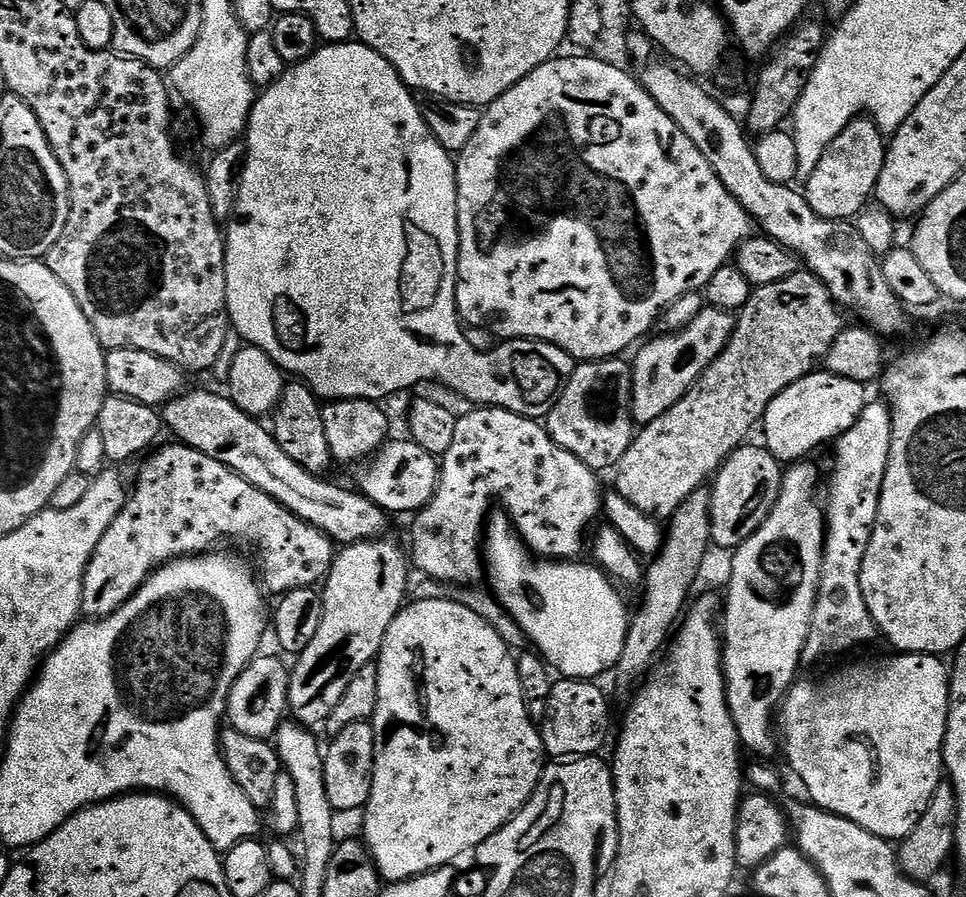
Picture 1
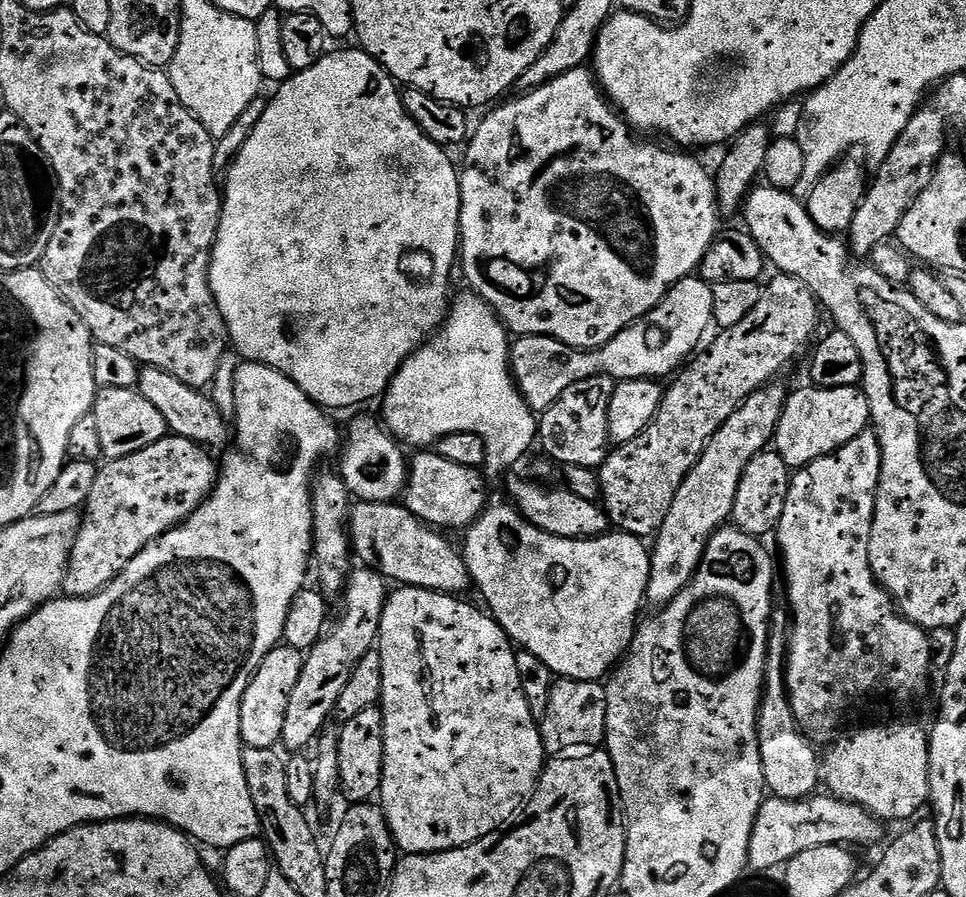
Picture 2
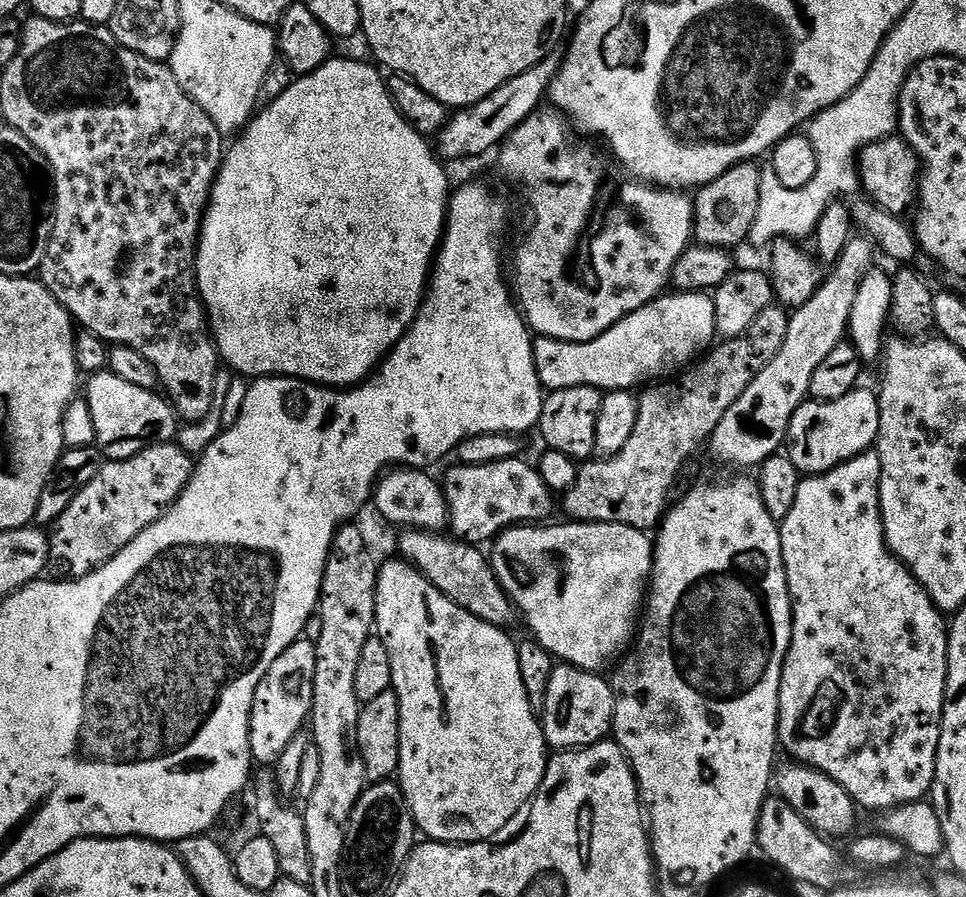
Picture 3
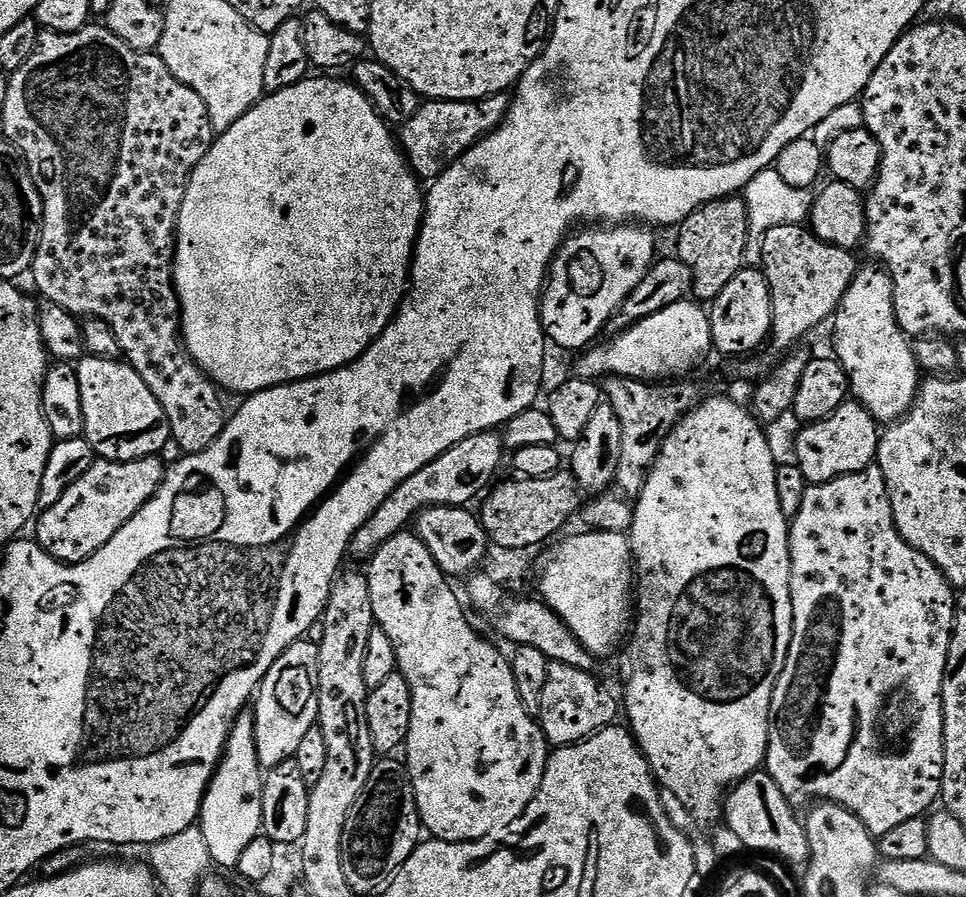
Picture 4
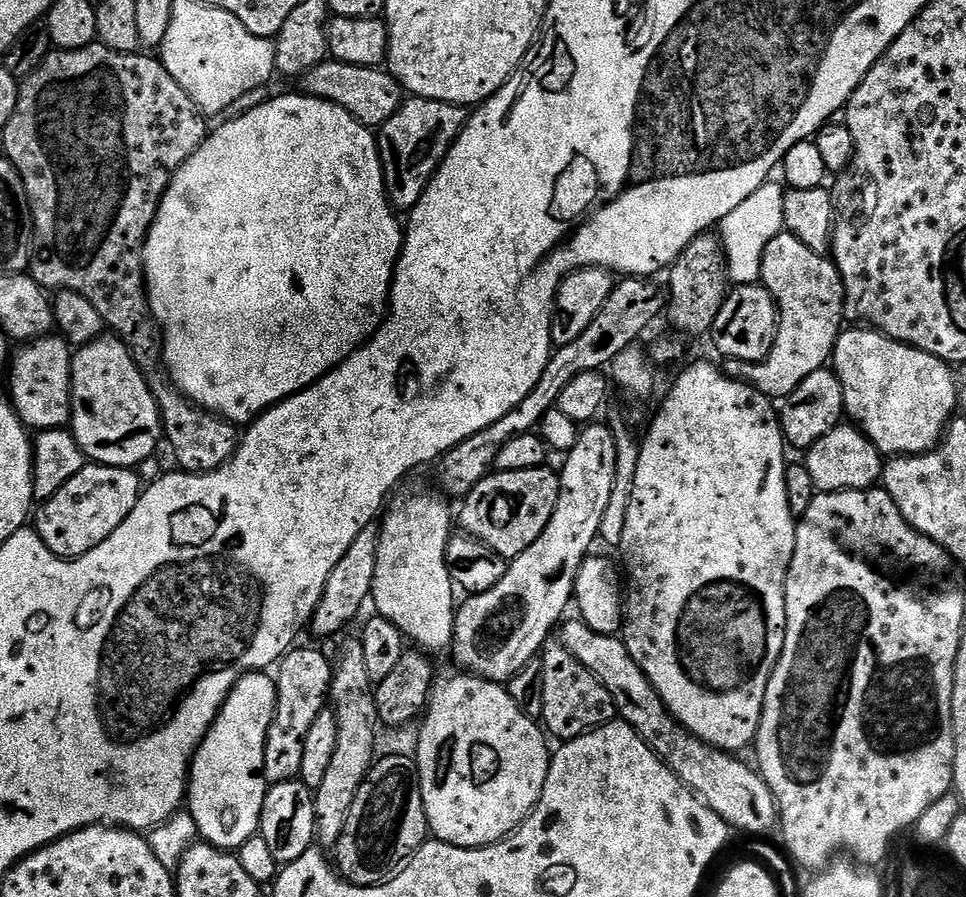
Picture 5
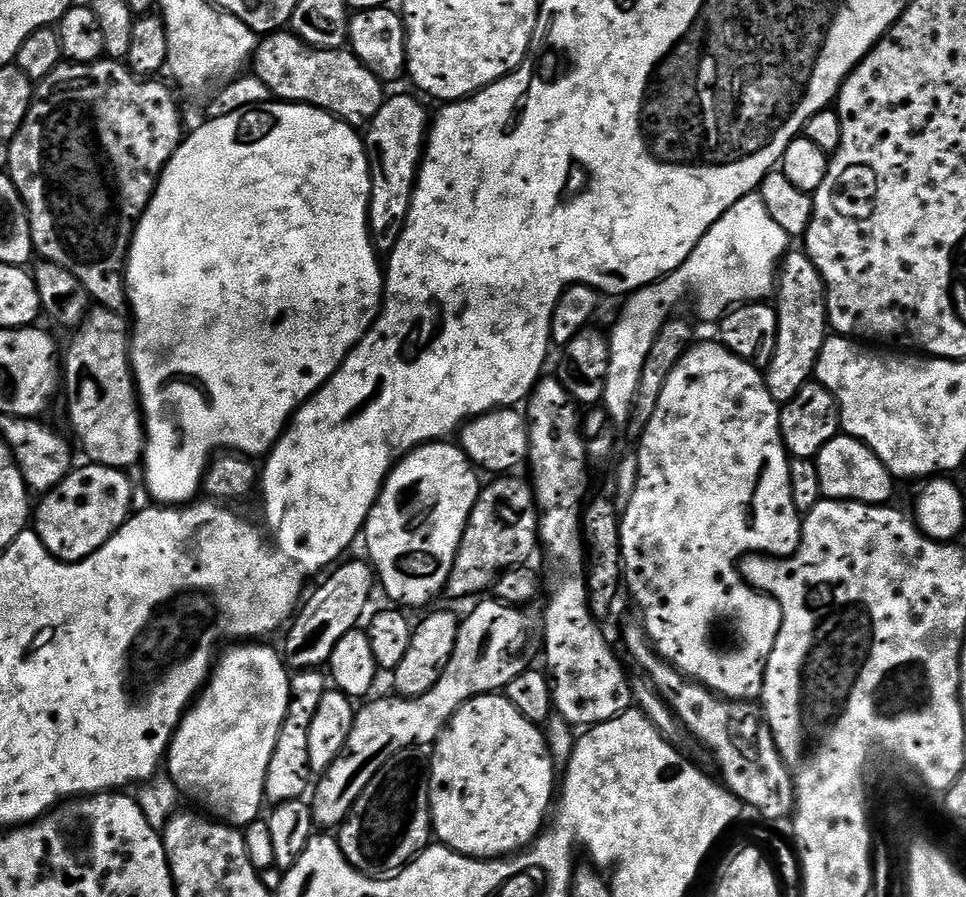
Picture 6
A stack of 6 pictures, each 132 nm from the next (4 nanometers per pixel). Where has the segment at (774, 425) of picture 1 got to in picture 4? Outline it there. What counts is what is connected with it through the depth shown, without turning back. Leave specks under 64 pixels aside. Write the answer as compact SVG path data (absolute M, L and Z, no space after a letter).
M852 398L838 406L830 418L817 424L805 424L799 430L794 463L800 467L809 485L825 484L873 467L882 435L878 422Z

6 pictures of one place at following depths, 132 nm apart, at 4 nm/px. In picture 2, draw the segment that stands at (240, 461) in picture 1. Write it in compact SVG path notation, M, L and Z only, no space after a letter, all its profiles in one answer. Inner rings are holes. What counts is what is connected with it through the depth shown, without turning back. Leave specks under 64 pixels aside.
M147 366L141 367L138 391L146 402L151 402L157 408L158 414L166 422L169 433L181 436L187 440L209 449L220 448L230 440L230 424L224 421L220 408L199 388L186 386L186 382L178 382L174 374L166 374L166 370L158 370ZM209 444L209 445L208 445ZM212 447L212 448L211 448ZM357 503L352 510L350 535L355 559L363 567L379 572L389 581L397 580L395 582L397 585L406 588L425 588L431 592L447 592L449 594L464 594L467 588L473 587L472 576L468 573L468 563L464 561L461 549L457 545L455 548L444 537L447 535L441 534L437 529L427 524L423 524L409 508L404 507L403 503Z

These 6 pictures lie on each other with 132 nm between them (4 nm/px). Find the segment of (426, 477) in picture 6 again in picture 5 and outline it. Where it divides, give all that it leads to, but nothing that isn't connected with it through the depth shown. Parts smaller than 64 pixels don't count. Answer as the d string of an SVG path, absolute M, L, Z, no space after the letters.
M408 496L401 504L387 509L380 524L380 545L378 546L378 566L374 566L371 603L376 603L375 611L386 617L417 649L428 648L451 649L456 609L458 607L457 589L450 578L446 566L446 546L454 534L454 512L447 508L436 496Z

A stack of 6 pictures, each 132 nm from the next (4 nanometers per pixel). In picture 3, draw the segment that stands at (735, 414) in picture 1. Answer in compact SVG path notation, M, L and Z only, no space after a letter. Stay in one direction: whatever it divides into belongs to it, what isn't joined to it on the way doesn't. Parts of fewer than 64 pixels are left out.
M772 303L758 318L754 318L750 330L746 334L735 336L732 340L717 343L703 358L697 359L687 370L681 371L675 378L653 383L643 389L638 396L638 422L634 422L634 434L630 434L630 442L618 450L609 460L589 459L581 463L576 470L574 486L563 493L564 512L569 521L586 524L625 524L643 532L651 533L664 519L669 507L668 495L676 484L676 475L684 468L684 463L699 450L700 444L707 445L712 439L718 422L722 422L722 414L742 398L746 386L759 374L778 354L782 342L786 339L789 309L779 303Z

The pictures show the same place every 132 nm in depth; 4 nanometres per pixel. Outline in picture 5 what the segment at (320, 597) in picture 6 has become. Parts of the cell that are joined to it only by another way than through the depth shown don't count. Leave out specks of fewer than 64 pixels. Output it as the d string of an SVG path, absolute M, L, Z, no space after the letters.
M372 523L350 542L350 550L342 554L338 566L330 570L330 578L326 578L326 590L322 590L322 598L314 610L310 621L310 629L316 636L332 636L340 632L360 612L360 607L369 603L374 582L374 566L378 566L378 546L380 545L380 524Z

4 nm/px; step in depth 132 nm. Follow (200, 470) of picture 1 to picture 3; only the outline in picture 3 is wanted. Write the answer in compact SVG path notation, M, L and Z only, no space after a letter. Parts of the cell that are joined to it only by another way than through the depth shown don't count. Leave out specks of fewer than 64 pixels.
M173 442L150 446L139 452L137 456L101 463L98 474L94 474L94 479L50 525L50 531L47 533L47 571L55 579L80 580L82 577L88 576L96 568L110 562L110 558L117 556L126 546L130 546L130 542L134 542L134 538L138 538L138 534L142 534L142 530L146 530L162 513L167 512L168 507L182 494L182 490L192 476L194 467L193 457L188 457L178 445L179 443Z

